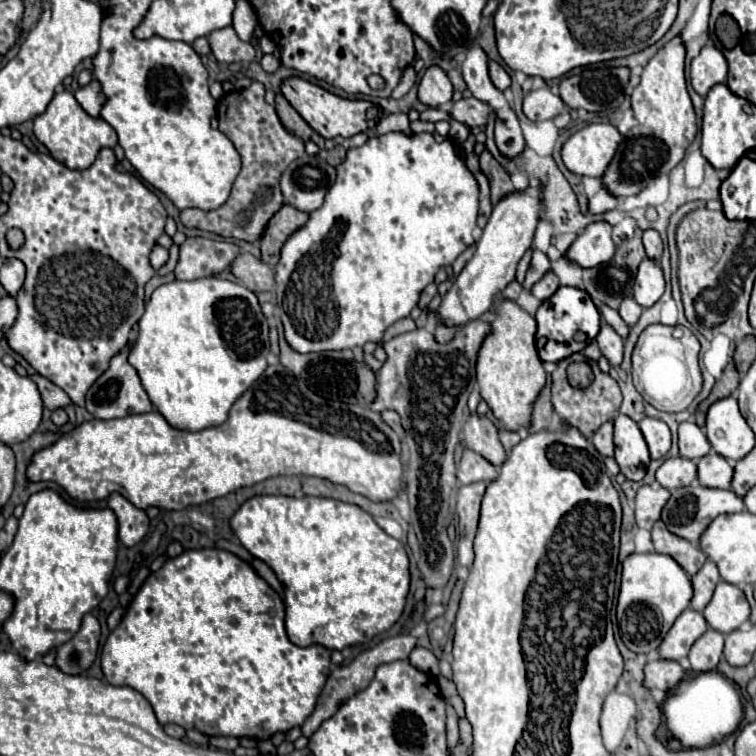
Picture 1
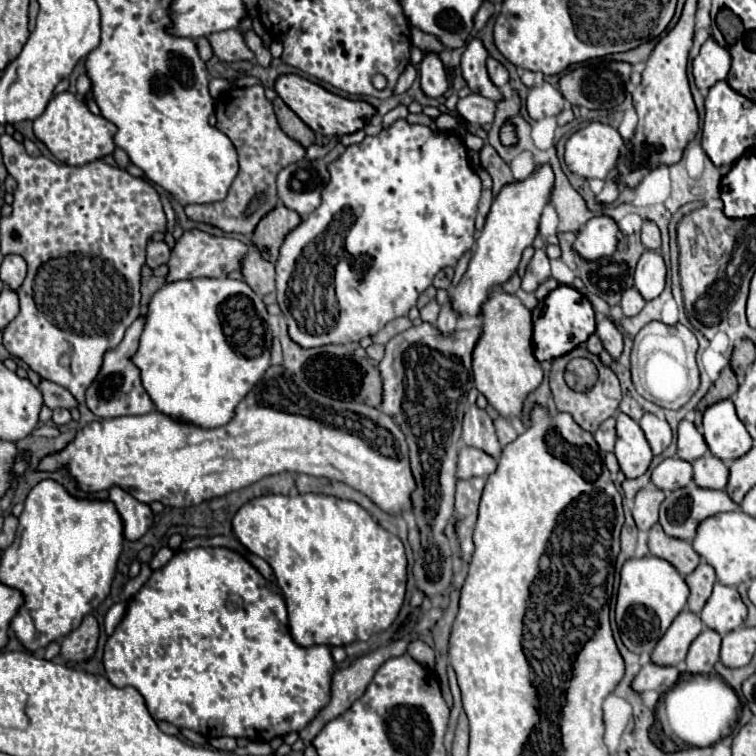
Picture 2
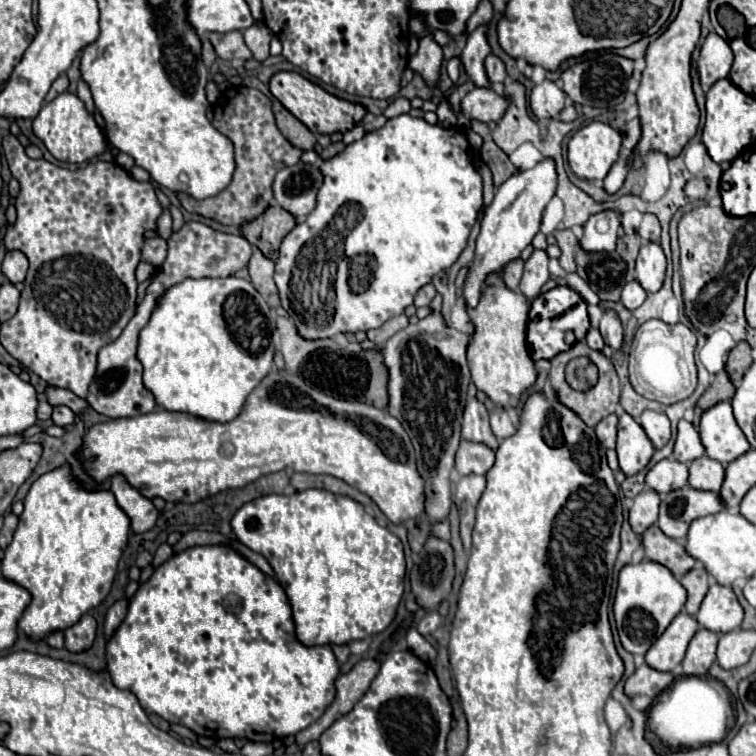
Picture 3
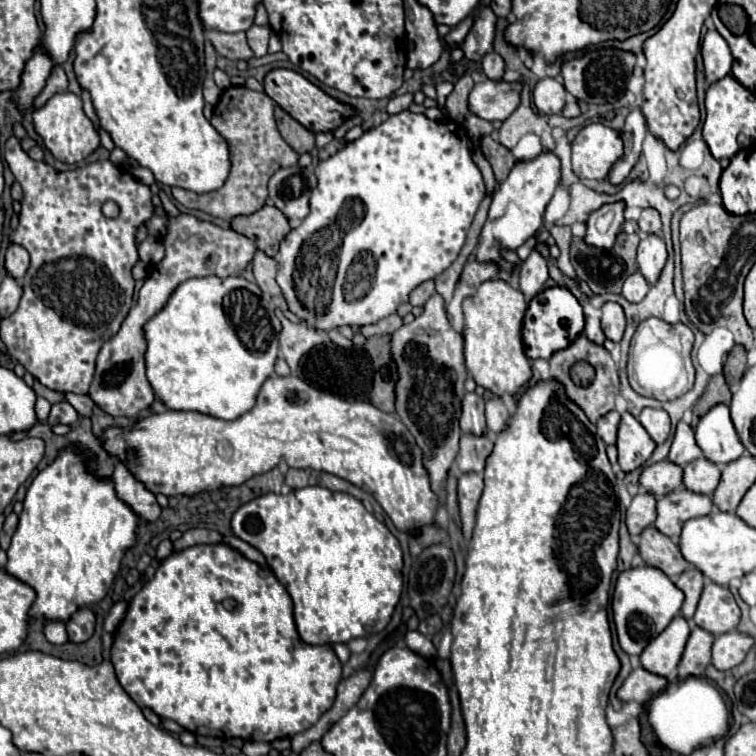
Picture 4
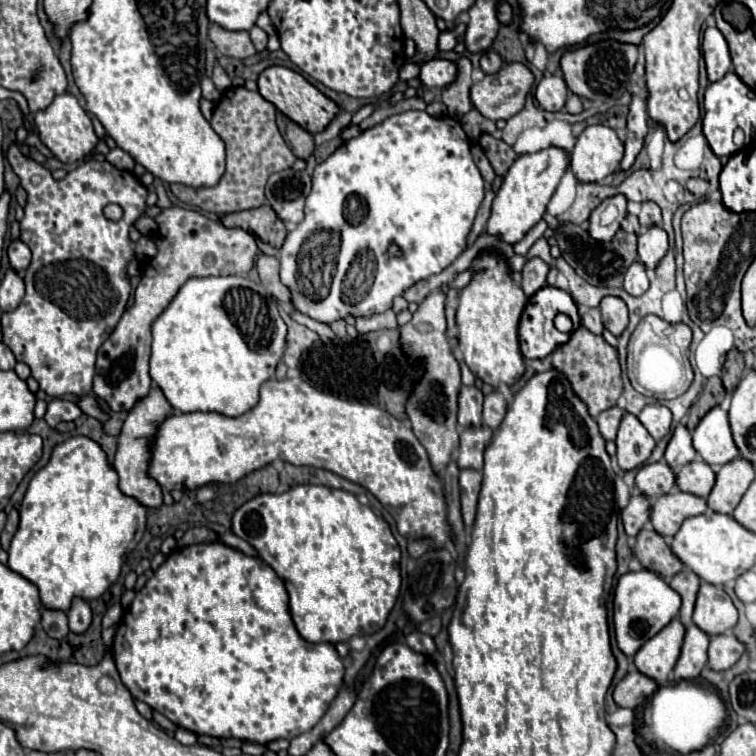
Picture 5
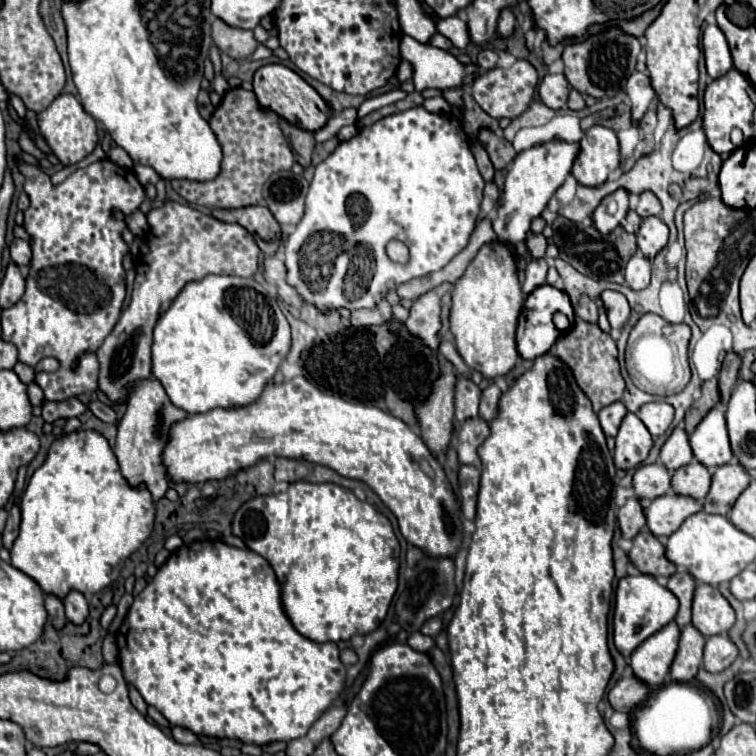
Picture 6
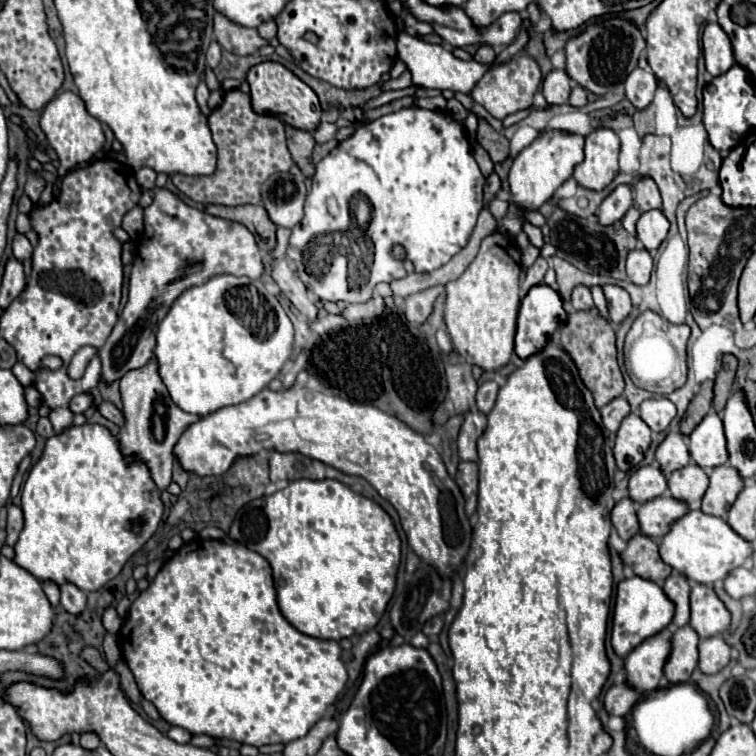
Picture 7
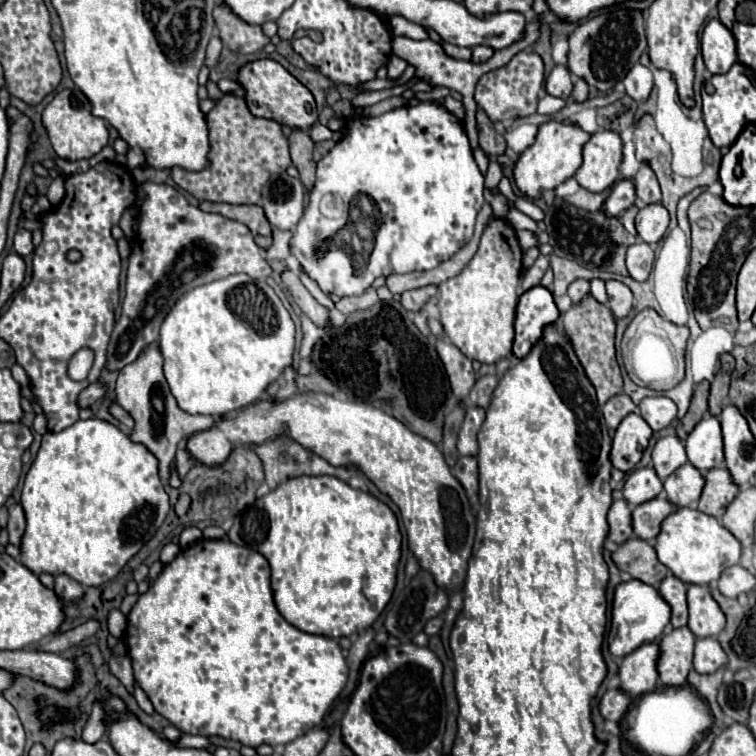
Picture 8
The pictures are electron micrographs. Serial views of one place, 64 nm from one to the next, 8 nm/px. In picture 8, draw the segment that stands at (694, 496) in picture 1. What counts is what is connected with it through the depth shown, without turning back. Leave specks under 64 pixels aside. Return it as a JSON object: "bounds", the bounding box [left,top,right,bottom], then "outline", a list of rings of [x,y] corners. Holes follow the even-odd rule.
{"bounds":[632,496,678,544],"outline":[[[658,496],[650,502],[644,502],[642,506],[636,506],[632,512],[632,526],[638,538],[654,544],[654,538],[658,538],[658,530],[662,522],[674,514],[678,506],[674,506],[666,496]]]}

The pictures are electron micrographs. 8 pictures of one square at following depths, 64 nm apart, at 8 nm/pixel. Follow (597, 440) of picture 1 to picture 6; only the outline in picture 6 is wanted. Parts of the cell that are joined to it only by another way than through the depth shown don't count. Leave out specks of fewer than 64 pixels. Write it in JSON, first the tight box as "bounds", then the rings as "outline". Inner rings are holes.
{"bounds":[598,402,626,436],"outline":[[[614,402],[614,404],[610,404],[610,406],[606,406],[606,408],[602,408],[602,410],[598,412],[602,430],[604,430],[606,436],[616,436],[618,426],[620,426],[624,414],[626,414],[626,408],[624,408],[622,402]]]}

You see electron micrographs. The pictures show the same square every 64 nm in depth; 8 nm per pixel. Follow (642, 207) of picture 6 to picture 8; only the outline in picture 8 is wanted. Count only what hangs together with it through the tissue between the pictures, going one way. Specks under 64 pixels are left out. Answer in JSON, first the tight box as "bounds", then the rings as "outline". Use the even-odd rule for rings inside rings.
{"bounds":[634,164,660,206],"outline":[[[642,164],[636,178],[634,178],[634,186],[636,186],[636,196],[648,206],[650,202],[660,202],[660,186],[658,180],[654,176],[654,172]]]}

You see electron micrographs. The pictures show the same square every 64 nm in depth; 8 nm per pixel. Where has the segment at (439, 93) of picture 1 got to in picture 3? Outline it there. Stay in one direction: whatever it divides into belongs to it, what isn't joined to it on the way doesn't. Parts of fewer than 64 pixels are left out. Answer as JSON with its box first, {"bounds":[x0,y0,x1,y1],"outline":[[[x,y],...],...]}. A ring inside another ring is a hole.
{"bounds":[408,16,442,88],"outline":[[[418,16],[410,18],[410,32],[420,36],[418,54],[410,58],[408,66],[418,72],[430,88],[436,88],[440,82],[440,66],[442,66],[442,48],[432,40],[428,28]]]}

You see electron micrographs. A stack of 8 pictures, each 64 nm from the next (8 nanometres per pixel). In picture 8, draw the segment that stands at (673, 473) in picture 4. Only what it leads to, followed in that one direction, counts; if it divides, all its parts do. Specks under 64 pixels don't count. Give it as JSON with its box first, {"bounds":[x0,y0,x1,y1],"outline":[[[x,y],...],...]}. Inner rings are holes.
{"bounds":[624,466,662,506],"outline":[[[652,466],[646,468],[638,468],[634,470],[624,484],[624,498],[630,506],[638,506],[642,502],[648,502],[652,498],[656,498],[662,492],[662,480],[658,478],[656,470]]]}

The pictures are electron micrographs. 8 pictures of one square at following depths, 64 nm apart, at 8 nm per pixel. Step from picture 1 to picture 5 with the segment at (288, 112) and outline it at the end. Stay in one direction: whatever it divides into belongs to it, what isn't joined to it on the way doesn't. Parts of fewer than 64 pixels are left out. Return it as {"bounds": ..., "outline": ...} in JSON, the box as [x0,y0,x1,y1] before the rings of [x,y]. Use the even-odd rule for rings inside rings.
{"bounds":[276,112,314,160],"outline":[[[282,112],[276,114],[276,122],[278,122],[278,128],[280,128],[286,144],[296,154],[296,158],[304,158],[306,160],[312,154],[312,150],[314,150],[314,136],[308,130],[300,128],[296,122],[292,122]]]}

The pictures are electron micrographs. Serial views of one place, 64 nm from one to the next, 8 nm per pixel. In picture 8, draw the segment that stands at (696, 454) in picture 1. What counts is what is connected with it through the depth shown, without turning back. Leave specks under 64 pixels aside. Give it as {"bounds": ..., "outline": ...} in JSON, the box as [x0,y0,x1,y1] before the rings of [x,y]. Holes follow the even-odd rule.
{"bounds":[652,434,688,480],"outline":[[[670,434],[670,436],[660,438],[656,442],[656,446],[654,446],[652,462],[654,462],[656,474],[662,480],[666,480],[674,470],[678,470],[680,466],[684,466],[688,462],[686,448],[684,448],[682,440],[676,434]]]}

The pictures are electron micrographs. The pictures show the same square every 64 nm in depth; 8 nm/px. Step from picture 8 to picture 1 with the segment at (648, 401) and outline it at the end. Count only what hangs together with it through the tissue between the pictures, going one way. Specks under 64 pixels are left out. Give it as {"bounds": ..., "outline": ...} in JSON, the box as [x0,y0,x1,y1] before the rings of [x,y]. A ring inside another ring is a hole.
{"bounds":[638,418,670,460],"outline":[[[644,418],[638,426],[646,438],[650,458],[660,460],[670,450],[670,428],[656,418]]]}

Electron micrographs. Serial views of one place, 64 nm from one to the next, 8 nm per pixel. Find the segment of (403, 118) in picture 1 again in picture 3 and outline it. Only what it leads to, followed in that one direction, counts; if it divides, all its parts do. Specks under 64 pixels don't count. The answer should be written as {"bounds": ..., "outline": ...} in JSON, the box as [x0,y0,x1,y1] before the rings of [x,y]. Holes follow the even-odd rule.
{"bounds":[384,98,410,120],"outline":[[[396,98],[386,110],[384,110],[384,116],[390,120],[390,118],[396,118],[400,114],[408,114],[410,112],[410,102],[404,100],[404,98]]]}

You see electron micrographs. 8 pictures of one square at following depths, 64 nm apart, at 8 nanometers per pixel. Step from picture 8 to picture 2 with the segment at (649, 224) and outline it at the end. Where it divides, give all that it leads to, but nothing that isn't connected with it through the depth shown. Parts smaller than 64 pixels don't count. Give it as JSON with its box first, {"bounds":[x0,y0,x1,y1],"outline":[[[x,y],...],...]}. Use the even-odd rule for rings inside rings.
{"bounds":[634,250,666,302],"outline":[[[646,250],[634,274],[636,290],[642,294],[646,302],[650,302],[650,298],[658,298],[658,294],[662,294],[664,280],[666,280],[666,266],[662,256],[658,252]]]}

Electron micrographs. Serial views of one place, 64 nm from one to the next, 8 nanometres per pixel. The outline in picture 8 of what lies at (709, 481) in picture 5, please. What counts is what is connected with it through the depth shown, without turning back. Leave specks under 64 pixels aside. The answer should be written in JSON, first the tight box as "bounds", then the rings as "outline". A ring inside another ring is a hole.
{"bounds":[664,462,706,508],"outline":[[[686,462],[684,466],[680,466],[676,472],[672,472],[664,480],[664,490],[668,494],[668,500],[674,502],[676,506],[696,508],[698,498],[702,496],[704,484],[706,484],[706,480],[700,474],[700,470],[696,466],[692,466],[690,462]]]}

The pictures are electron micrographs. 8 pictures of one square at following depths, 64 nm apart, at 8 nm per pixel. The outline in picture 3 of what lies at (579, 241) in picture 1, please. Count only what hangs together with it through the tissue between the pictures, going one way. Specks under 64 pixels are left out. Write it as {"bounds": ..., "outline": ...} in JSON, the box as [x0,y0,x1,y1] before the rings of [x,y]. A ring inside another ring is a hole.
{"bounds":[580,212,620,252],"outline":[[[600,212],[590,216],[590,220],[584,224],[584,236],[580,240],[582,250],[586,252],[610,252],[616,246],[618,240],[618,228],[620,228],[620,216],[616,212]],[[608,218],[608,230],[598,232],[596,224],[598,220]]]}

